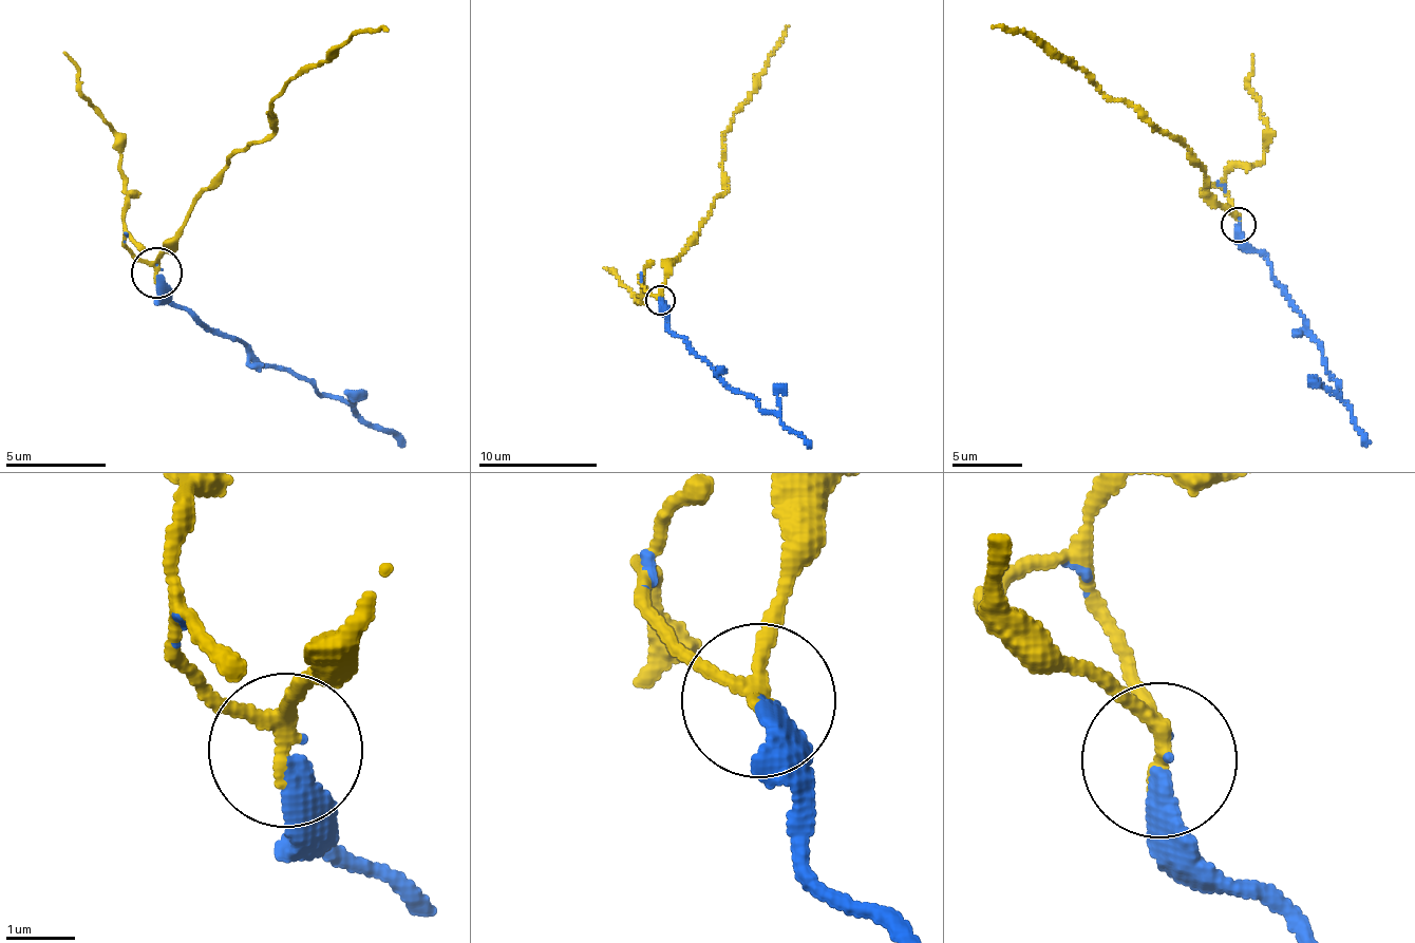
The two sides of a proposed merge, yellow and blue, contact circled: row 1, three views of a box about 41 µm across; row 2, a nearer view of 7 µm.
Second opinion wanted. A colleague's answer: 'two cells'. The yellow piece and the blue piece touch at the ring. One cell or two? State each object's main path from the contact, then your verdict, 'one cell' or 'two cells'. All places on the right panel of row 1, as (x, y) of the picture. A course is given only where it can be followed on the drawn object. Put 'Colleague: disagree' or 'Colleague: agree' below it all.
yellow via (1240, 225), (1229, 209), (1205, 188), (1205, 171), (1187, 146), (1100, 89), (1082, 70), (1020, 31), (993, 27) | blue via (1240, 225), (1250, 245), (1264, 256), (1319, 341), (1337, 392), (1366, 446) | one cell
Colleague: disagree

